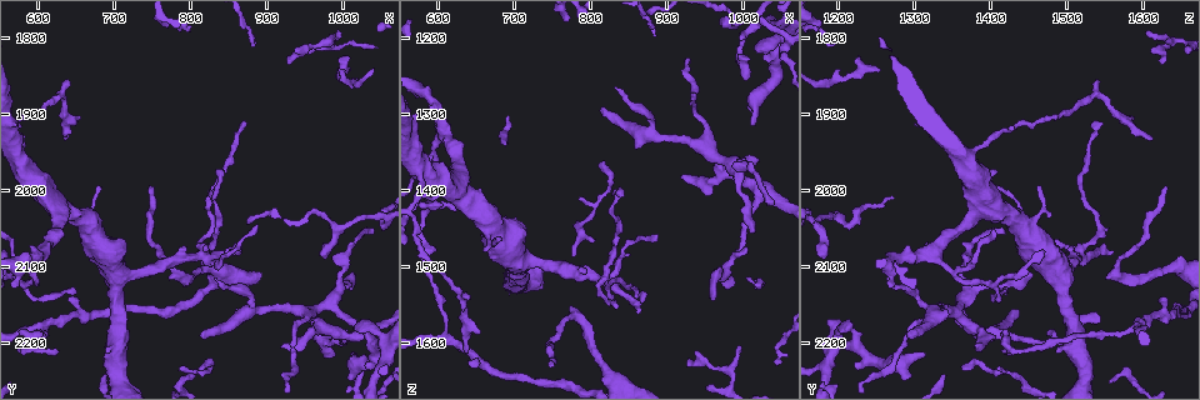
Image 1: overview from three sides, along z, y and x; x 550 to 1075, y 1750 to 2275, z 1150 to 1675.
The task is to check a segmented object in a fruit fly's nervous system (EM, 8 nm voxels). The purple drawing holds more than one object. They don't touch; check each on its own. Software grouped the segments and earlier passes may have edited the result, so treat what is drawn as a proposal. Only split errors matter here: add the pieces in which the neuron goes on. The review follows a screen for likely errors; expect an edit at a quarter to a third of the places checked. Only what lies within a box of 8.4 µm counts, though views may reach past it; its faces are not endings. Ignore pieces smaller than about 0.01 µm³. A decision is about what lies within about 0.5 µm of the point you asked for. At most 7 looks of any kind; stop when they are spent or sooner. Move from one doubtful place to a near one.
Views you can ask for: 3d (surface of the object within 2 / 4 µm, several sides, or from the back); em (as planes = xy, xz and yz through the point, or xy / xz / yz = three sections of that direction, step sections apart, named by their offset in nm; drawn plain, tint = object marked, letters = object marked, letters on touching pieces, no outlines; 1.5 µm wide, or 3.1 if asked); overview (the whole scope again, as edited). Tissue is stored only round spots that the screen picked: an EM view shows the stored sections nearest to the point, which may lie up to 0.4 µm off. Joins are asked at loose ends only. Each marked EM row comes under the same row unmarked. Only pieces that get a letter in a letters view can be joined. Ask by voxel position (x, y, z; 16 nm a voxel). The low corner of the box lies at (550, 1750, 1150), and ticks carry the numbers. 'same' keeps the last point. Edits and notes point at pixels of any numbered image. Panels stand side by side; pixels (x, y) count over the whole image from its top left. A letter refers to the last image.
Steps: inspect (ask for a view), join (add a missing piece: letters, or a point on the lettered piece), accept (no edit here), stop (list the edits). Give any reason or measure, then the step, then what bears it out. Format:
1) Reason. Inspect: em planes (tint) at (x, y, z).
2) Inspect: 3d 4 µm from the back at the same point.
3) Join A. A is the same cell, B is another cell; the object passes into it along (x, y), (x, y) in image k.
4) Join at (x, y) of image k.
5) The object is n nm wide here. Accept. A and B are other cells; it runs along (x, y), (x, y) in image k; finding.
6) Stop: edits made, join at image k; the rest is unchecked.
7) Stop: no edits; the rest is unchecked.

Branch stops here. Inspect: em planes (letters) at (630, 2210, 1425).

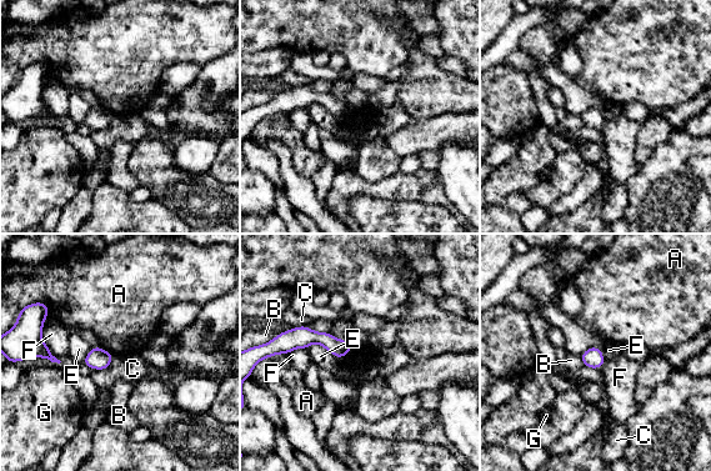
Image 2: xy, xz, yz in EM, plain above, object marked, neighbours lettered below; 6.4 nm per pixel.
The object is 120 nm wide here. Accept. A, B, C, E, F and G are other cells; it runs along (346, 347), (299, 337), (288, 349) in image 2; none of them fits.

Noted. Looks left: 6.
Free end. Inspect: em planes (letters) at (745, 1995, 1630).

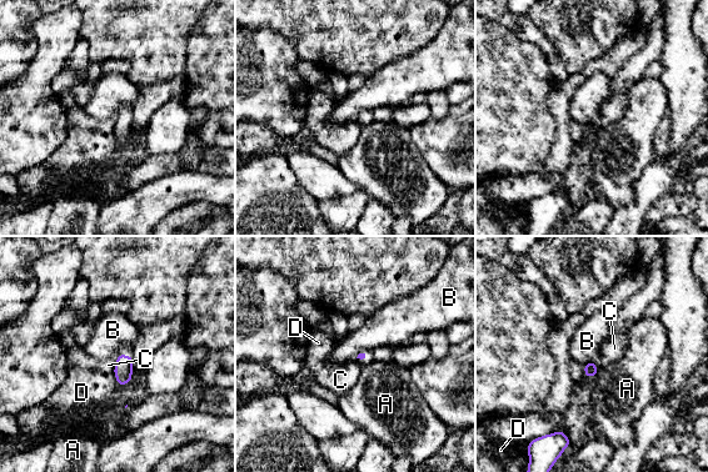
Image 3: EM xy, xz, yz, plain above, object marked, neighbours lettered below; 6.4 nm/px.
Accept. A, B, C and D are other cells; none of them fits.

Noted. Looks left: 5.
Free end. Inspect: 3d 2 µm at (995, 1790, 1605).

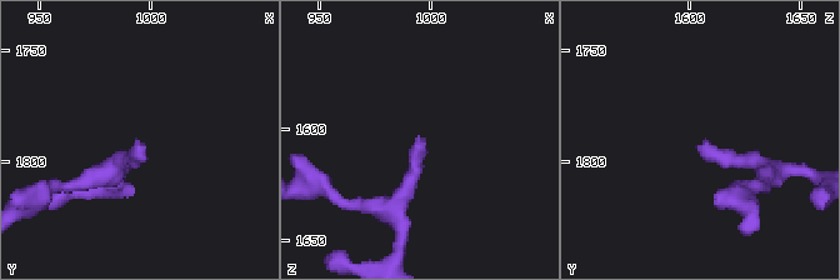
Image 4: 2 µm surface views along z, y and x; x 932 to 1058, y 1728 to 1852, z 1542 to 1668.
Need the tissue. Inspect: em planes (letters) at (997, 1792, 1607).

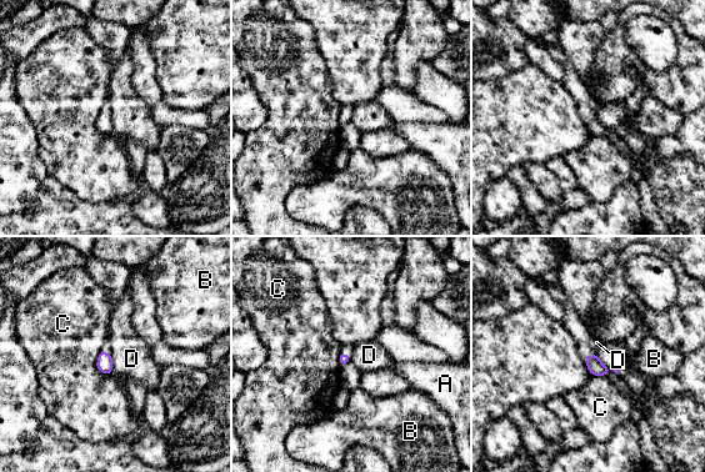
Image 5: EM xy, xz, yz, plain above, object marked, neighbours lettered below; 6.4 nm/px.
Accept. A, B, C and D are other cells; a border runs along (110, 354), (113, 373) in image 5; none of them fits.

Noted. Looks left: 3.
Stop: no edits; the rest is unchecked.

